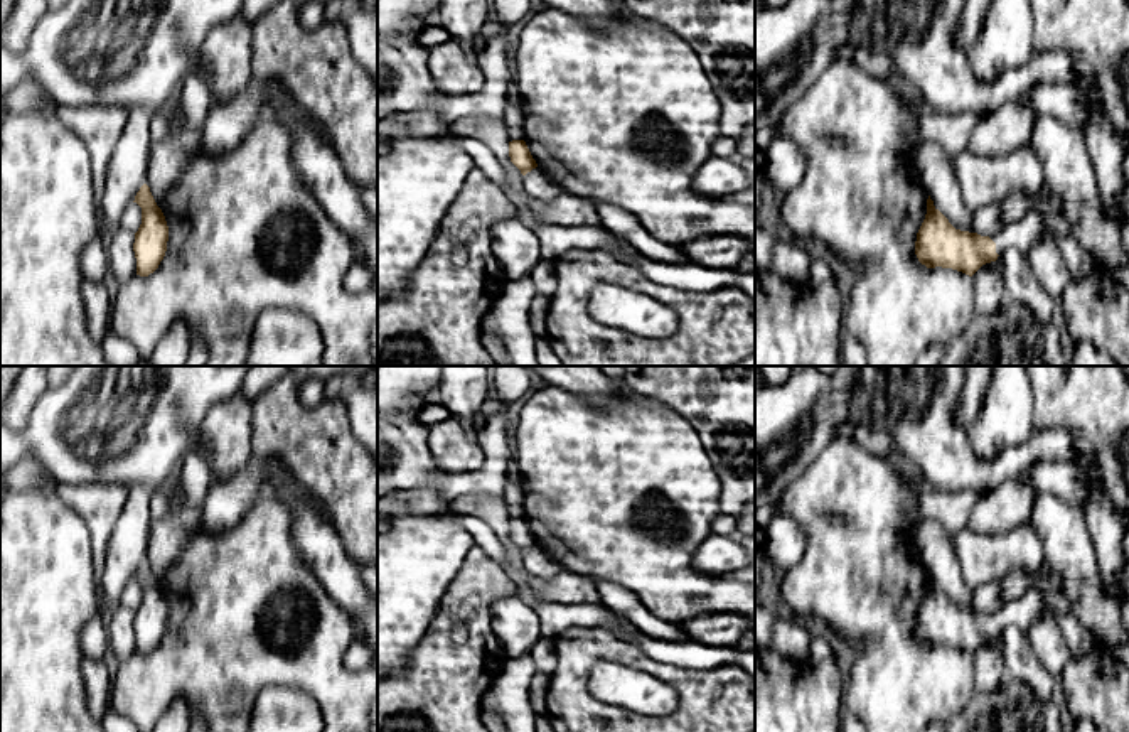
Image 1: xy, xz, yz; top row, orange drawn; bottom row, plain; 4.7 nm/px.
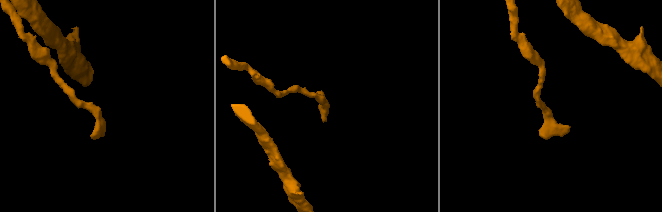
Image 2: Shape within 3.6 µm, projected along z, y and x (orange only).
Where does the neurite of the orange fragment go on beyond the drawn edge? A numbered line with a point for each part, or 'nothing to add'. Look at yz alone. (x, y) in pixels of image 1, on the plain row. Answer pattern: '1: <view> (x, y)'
1: yz (1021, 613)

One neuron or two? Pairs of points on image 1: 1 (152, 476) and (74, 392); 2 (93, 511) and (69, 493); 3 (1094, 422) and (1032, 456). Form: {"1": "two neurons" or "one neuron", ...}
{"1": "one neuron", "2": "one neuron", "3": "two neurons"}

